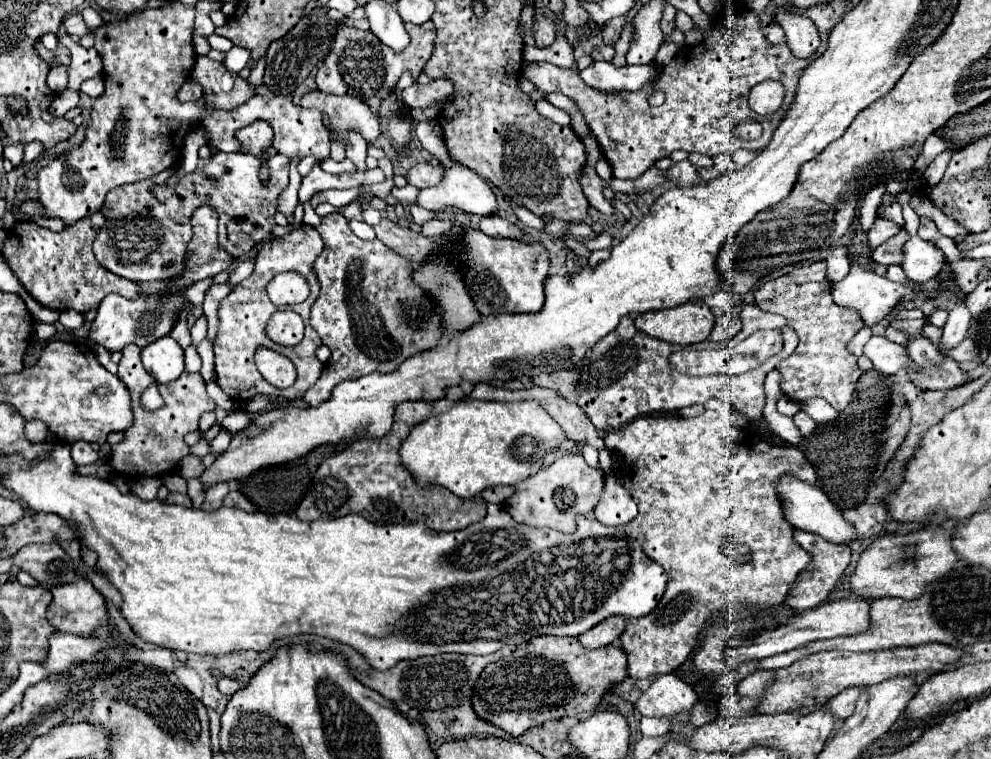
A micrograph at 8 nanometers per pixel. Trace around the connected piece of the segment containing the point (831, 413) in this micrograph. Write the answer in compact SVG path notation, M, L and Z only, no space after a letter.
M816 398L816 400L806 400L804 404L800 404L800 408L802 408L812 420L816 420L818 424L820 424L820 422L826 422L826 420L836 420L836 416L838 416L838 412L836 412L826 400L820 400L820 398Z

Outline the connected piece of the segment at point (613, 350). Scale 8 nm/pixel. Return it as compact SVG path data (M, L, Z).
M756 304L746 306L740 312L742 320L742 330L734 338L714 344L710 340L688 346L688 348L724 348L724 346L734 346L754 334L756 330L770 330L778 328L784 338L784 350L778 356L772 356L772 360L766 360L760 368L752 372L744 372L740 376L728 376L730 382L724 382L724 376L684 376L682 372L676 372L672 364L668 362L668 356L676 350L686 350L686 346L676 346L668 344L662 340L654 340L650 336L644 336L644 332L638 332L634 326L634 320L630 316L624 316L620 324L596 344L596 348L590 348L580 364L576 364L572 370L560 370L552 374L540 374L536 378L516 378L506 382L504 386L510 390L520 390L520 388L532 388L532 386L542 386L558 392L562 398L568 402L576 404L582 408L582 412L590 418L590 422L598 430L608 430L608 428L620 428L632 418L640 414L654 414L654 412L676 412L692 404L704 404L710 398L720 398L724 402L730 402L738 412L742 412L748 420L758 420L762 416L764 408L764 378L766 374L774 368L776 362L784 360L798 344L798 336L792 328L788 328L786 320L778 314L770 314L760 310Z

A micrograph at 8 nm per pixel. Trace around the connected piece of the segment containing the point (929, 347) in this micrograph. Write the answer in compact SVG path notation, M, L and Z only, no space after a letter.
M926 318L918 320L894 320L892 327L910 334L908 358L914 366L914 376L910 382L920 390L952 390L962 386L968 376L960 370L958 362L948 356L942 356L930 340L922 336L921 331Z

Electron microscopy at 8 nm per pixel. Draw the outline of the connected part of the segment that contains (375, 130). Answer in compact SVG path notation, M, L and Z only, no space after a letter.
M314 90L302 96L302 106L304 108L318 108L320 112L328 114L330 124L328 128L334 128L340 132L342 140L332 142L332 154L336 162L344 160L344 144L346 144L346 134L350 130L360 132L368 144L376 142L380 136L380 122L378 116L364 104L364 100L356 96L328 96L326 92Z

